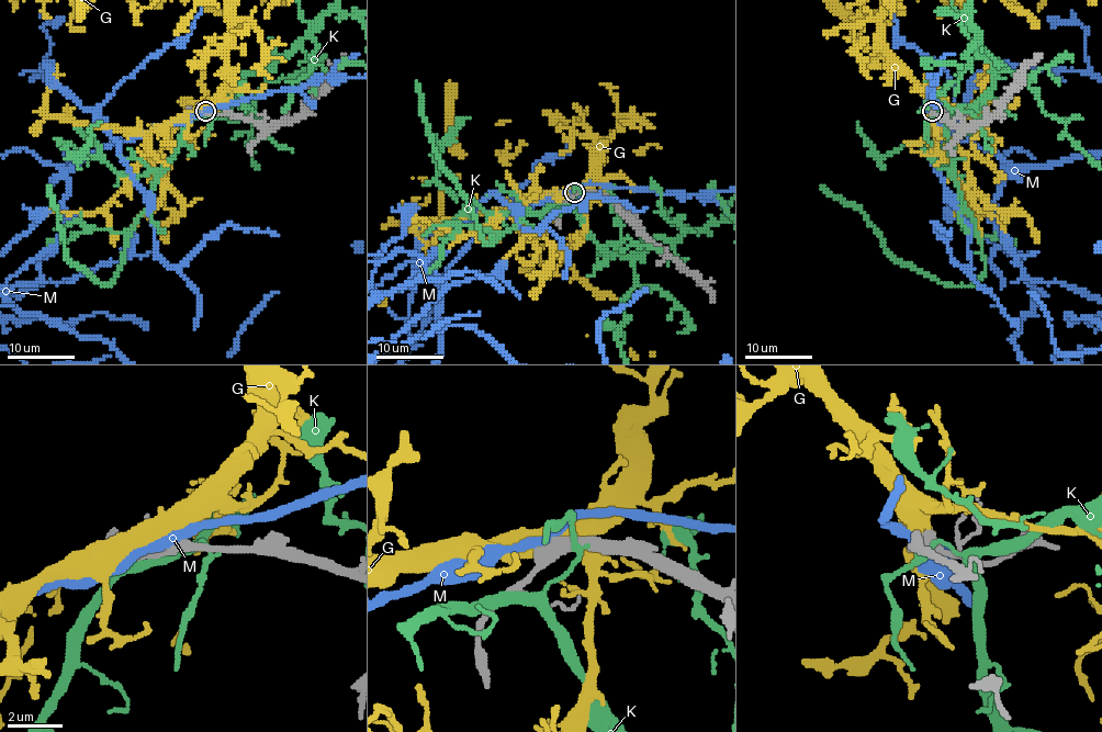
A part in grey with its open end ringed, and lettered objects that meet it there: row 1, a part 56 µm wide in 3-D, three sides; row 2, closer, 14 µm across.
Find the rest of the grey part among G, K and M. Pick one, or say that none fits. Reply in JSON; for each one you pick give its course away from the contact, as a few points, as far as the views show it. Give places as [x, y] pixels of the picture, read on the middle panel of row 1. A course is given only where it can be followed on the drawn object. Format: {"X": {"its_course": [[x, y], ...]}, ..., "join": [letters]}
{"G": {"its_course": [[574, 193], [597, 142], [591, 182], [483, 164], [453, 138], [453, 79]]}, "join": ["G"]}

